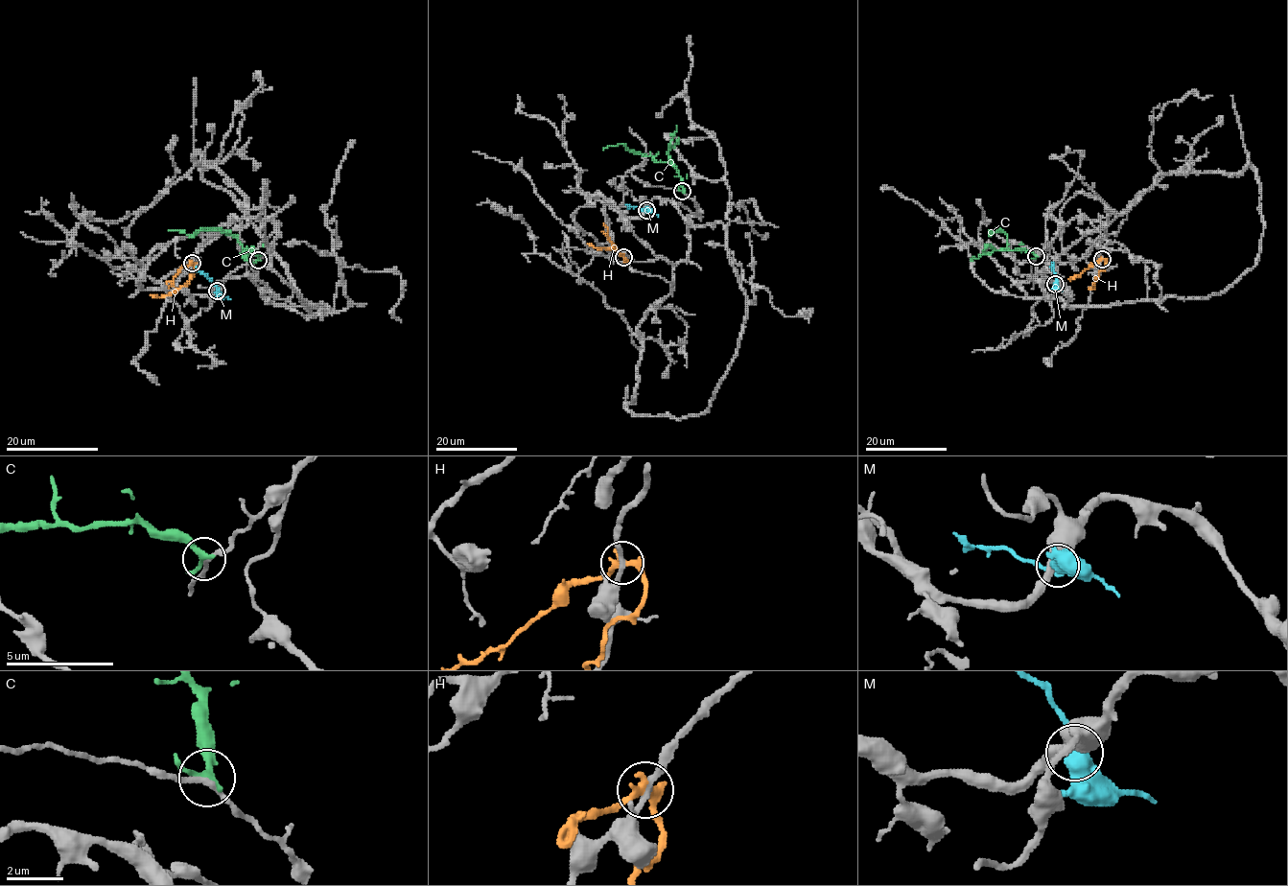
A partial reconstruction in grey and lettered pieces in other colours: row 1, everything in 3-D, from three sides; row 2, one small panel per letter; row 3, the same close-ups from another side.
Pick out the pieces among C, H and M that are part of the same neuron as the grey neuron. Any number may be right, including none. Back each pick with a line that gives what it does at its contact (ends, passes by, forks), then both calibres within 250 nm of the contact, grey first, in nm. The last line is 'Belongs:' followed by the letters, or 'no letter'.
M: it passes by | 360/480 nm
Belongs: M

